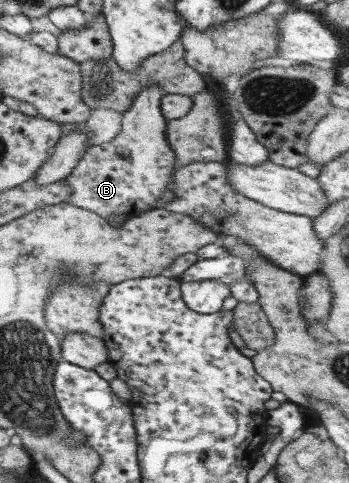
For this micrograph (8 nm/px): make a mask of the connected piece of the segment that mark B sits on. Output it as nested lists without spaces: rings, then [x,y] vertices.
[[[147,85],[134,94],[130,107],[122,113],[119,135],[109,143],[88,146],[73,170],[65,178],[72,191],[63,201],[97,213],[105,220],[109,217],[115,217],[117,214],[123,214],[120,219],[123,219],[124,222],[128,217],[137,216],[139,213],[154,208],[156,200],[171,182],[174,166],[173,151],[170,150],[167,141],[165,141],[167,120],[160,111],[160,98],[163,94],[165,93],[159,85]]]

